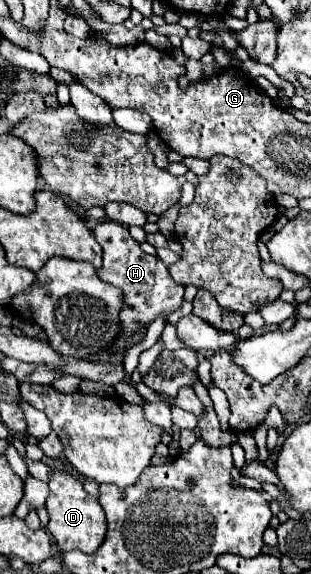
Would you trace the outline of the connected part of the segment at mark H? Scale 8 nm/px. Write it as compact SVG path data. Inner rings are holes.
M98 222L92 228L94 238L98 240L98 244L102 246L102 268L98 268L98 278L102 278L104 282L116 286L122 290L122 310L120 310L120 330L118 330L118 338L114 340L114 346L110 346L106 352L98 352L94 354L94 362L102 362L102 364L112 364L118 366L122 364L128 348L126 348L126 340L132 338L138 330L146 330L158 316L168 318L168 314L172 314L176 308L182 306L182 296L184 296L184 286L176 284L170 274L166 264L152 254L146 254L140 250L138 242L128 234L128 228L118 224L118 222Z

